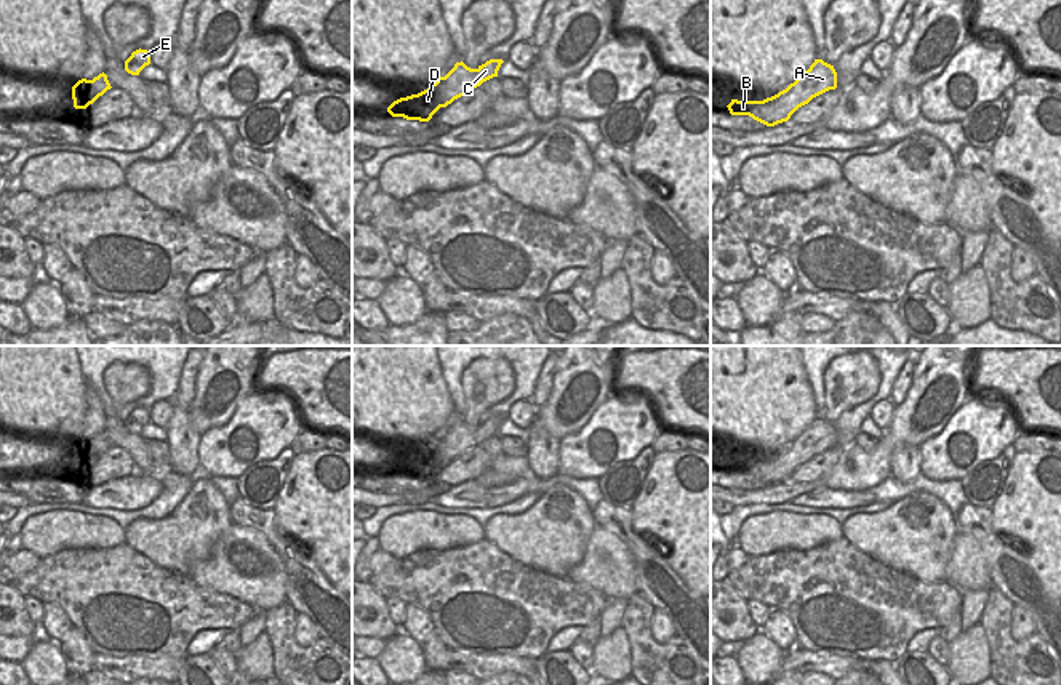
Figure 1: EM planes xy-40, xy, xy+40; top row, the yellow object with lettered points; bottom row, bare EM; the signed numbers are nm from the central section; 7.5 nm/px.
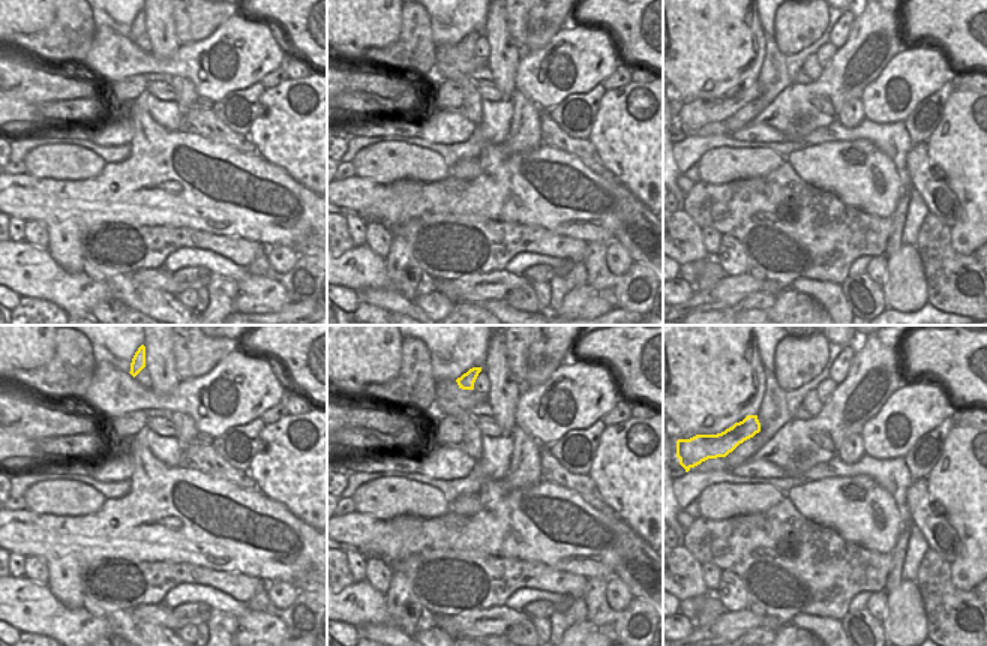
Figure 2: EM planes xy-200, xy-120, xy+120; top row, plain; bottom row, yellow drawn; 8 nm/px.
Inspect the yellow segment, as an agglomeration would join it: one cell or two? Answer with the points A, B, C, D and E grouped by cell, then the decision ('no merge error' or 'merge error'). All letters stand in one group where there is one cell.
A B C D E | no merge error

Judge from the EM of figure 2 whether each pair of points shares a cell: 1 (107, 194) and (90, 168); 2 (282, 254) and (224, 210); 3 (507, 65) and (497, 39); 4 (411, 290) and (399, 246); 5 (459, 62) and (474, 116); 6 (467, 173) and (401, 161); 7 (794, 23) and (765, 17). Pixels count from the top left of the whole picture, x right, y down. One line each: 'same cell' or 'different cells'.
1: different cells
2: different cells
3: same cell
4: same cell
5: different cells
6: same cell
7: different cells

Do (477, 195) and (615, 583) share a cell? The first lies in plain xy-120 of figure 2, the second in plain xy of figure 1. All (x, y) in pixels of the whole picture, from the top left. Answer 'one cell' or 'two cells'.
one cell

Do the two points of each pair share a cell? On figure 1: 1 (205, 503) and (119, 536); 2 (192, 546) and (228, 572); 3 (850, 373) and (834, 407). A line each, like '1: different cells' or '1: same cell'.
1: same cell
2: different cells
3: same cell

